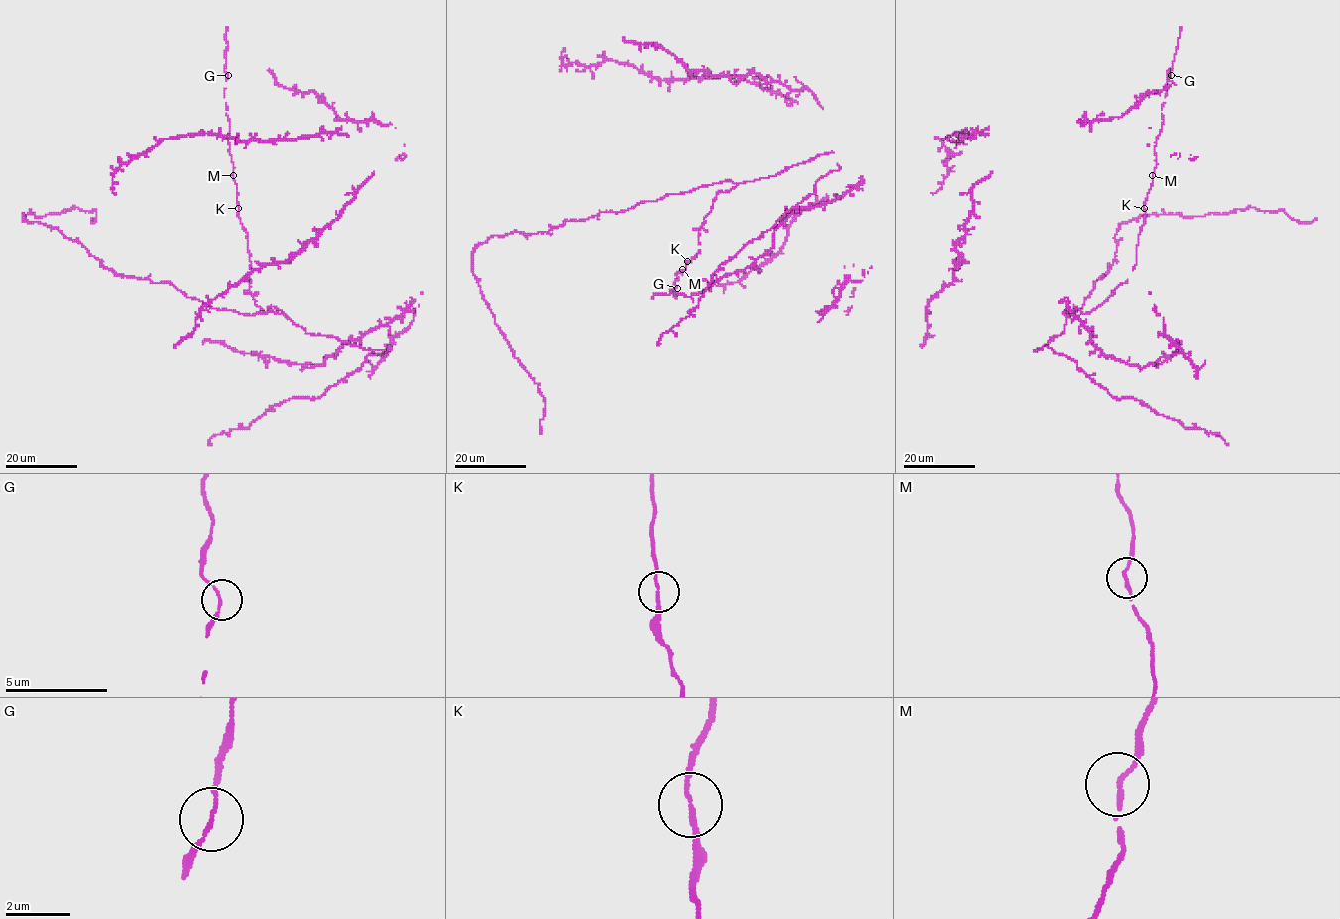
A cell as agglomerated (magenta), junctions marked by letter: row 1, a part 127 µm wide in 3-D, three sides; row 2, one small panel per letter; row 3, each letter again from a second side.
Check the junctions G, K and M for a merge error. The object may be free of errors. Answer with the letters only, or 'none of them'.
none of them

